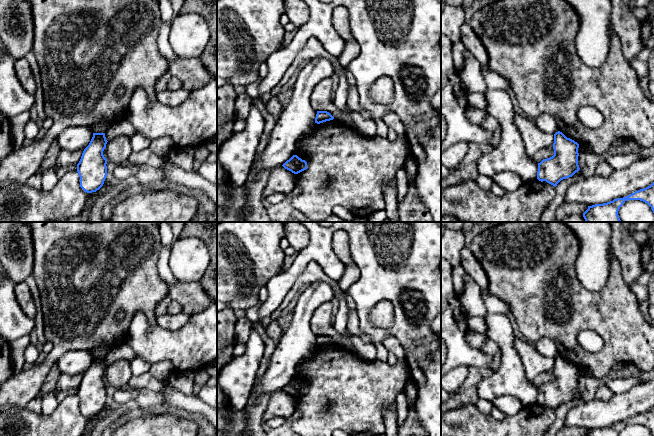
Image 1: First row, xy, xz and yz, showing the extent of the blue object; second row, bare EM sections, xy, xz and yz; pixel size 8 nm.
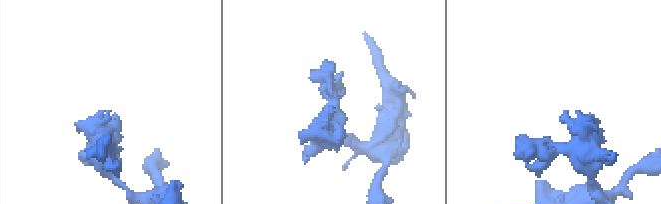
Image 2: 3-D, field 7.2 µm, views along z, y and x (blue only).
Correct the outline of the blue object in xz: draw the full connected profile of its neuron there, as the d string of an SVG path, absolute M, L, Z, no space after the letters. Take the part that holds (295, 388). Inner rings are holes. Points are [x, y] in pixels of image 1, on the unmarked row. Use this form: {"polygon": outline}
{"polygon": "M293 379L282 390L292 397L298 398L307 393L307 386L299 382L297 379Z"}

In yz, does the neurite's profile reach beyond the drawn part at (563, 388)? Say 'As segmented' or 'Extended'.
As segmented

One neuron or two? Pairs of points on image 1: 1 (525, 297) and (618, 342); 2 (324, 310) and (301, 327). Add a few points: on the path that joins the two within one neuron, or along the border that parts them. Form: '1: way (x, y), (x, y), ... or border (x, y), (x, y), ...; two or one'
1: way (548, 298), (567, 298), (595, 319); one
2: border (324, 302), (310, 321), (316, 335); two

